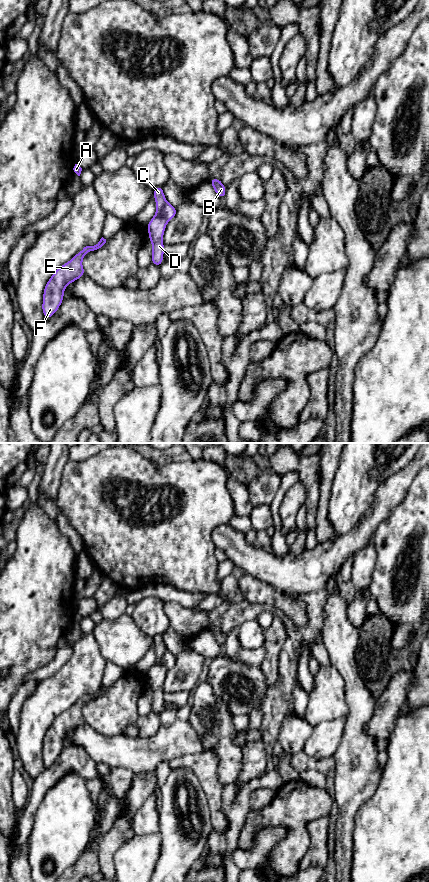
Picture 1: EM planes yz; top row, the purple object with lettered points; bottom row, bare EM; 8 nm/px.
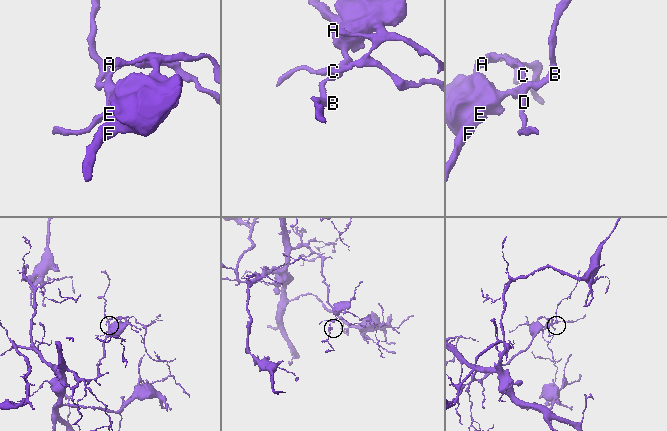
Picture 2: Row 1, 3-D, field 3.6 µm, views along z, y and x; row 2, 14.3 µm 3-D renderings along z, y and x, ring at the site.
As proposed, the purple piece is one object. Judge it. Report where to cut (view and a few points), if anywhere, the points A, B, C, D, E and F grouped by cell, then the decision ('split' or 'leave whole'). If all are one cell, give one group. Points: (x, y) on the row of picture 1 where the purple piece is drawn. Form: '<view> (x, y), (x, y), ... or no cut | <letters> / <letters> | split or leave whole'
yz (167, 202), (162, 209), (162, 216), (166, 221) | A C D / B E F | split

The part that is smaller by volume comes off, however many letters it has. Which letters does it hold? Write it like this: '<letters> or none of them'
A, C, D

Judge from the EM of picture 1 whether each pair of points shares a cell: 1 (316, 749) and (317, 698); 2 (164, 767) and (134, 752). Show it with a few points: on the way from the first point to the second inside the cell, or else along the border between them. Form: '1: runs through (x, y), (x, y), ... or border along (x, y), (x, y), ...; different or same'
1: runs through (319, 736), (319, 711); same
2: border along (169, 760), (163, 760), (155, 769); different

